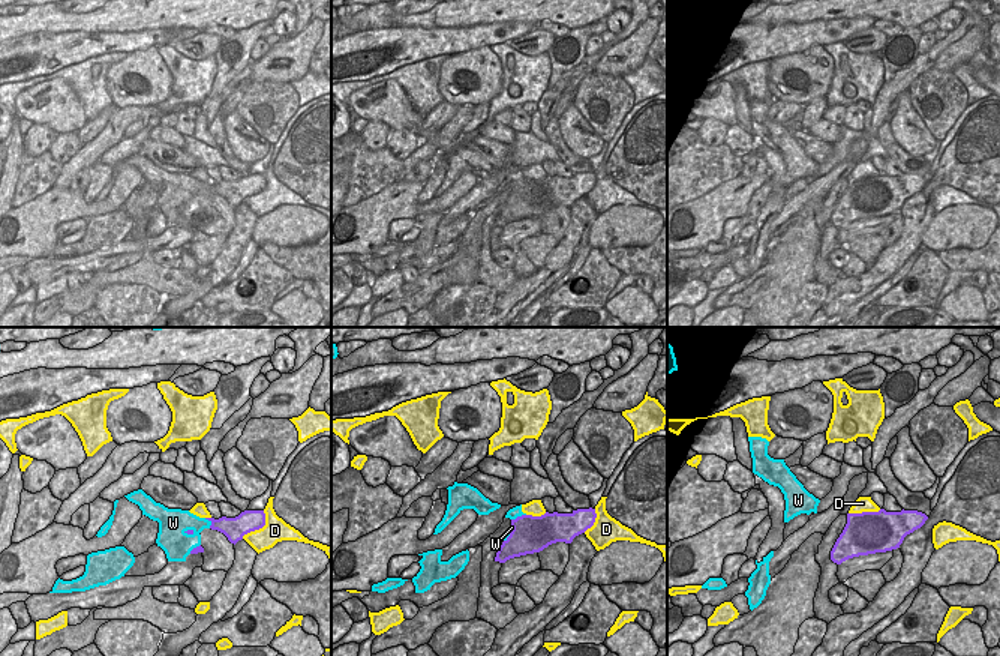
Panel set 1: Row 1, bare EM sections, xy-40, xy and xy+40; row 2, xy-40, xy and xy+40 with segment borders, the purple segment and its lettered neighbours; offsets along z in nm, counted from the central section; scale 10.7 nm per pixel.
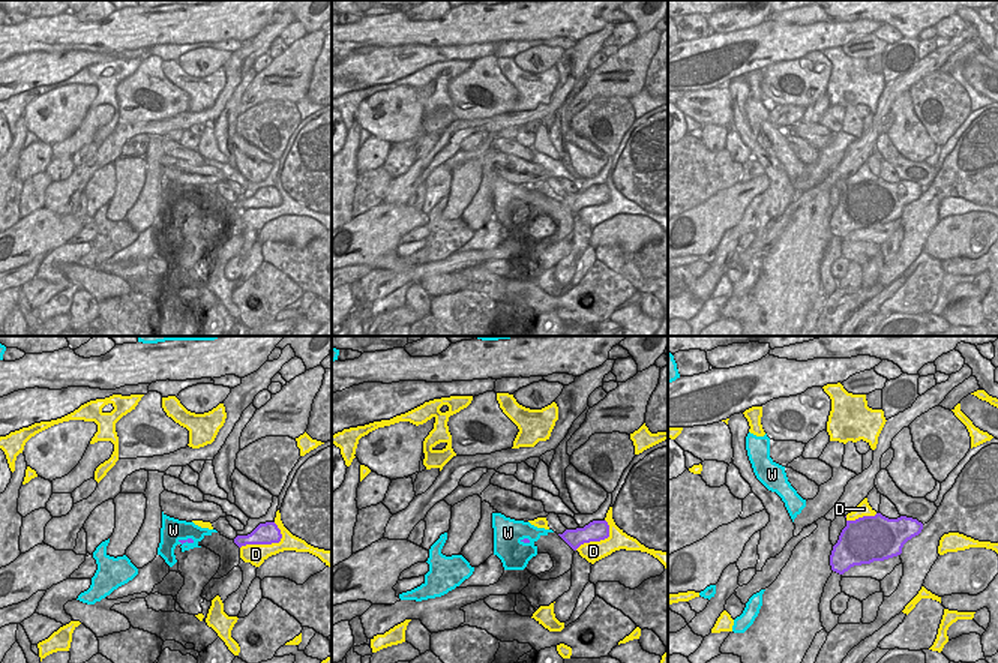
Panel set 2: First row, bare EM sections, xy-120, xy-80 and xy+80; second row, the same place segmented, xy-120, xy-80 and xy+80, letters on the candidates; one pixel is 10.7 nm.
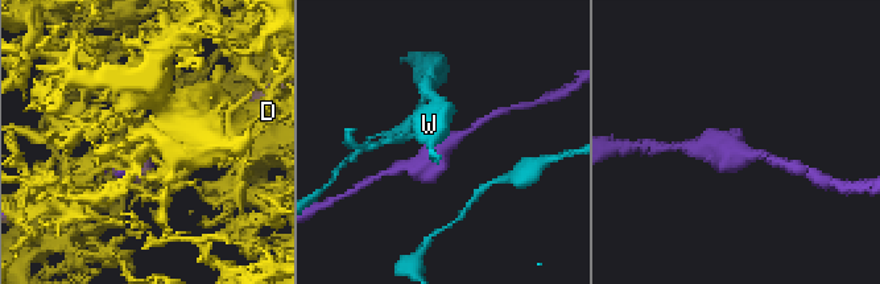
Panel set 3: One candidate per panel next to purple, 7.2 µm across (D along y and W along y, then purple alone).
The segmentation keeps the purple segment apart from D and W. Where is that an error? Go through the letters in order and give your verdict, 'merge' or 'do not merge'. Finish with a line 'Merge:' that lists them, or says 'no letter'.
D: do not merge
W: do not merge
Merge: no letter

